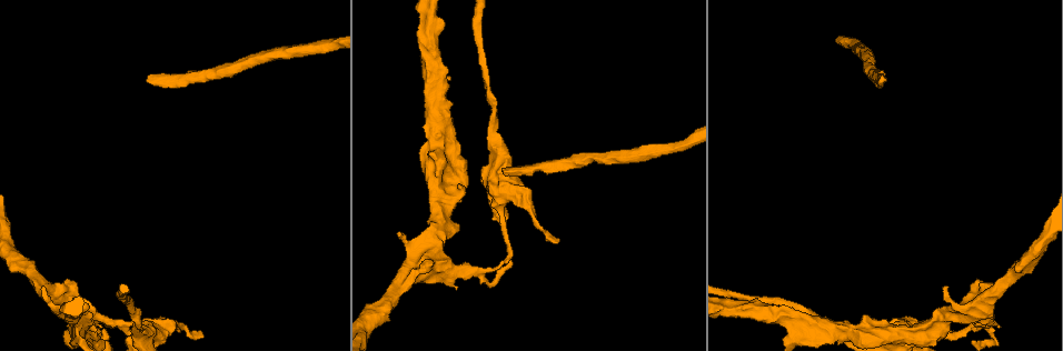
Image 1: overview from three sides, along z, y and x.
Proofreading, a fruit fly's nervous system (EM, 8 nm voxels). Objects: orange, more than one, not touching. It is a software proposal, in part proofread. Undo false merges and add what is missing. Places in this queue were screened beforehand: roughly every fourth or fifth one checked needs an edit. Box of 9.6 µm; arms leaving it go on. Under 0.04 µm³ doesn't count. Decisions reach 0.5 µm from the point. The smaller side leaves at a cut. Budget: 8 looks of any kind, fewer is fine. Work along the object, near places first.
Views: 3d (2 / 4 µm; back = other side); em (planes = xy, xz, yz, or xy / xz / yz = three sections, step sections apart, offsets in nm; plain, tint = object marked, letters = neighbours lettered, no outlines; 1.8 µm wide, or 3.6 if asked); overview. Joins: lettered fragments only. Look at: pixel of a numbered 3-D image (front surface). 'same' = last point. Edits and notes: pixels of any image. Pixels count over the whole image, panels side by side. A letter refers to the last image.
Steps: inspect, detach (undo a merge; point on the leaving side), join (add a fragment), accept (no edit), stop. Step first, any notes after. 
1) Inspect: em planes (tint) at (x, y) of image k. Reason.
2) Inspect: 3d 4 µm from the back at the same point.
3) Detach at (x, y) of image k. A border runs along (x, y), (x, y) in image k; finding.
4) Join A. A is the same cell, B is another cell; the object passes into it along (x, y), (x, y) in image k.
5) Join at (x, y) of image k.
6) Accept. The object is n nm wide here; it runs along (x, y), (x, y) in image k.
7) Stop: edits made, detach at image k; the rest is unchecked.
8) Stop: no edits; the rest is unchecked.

Inspect: em yz step 4 (tint) at (503, 171) of image 1. Long arm stops here.

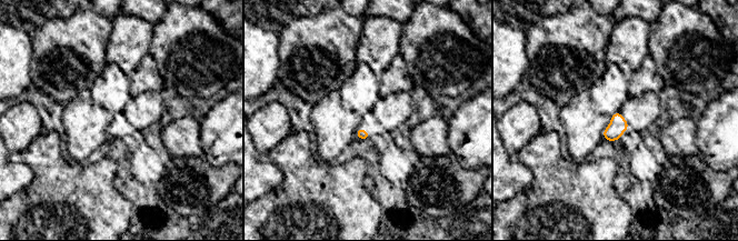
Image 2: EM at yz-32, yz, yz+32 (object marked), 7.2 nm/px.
Inspect: em planes (letters) at the same point.

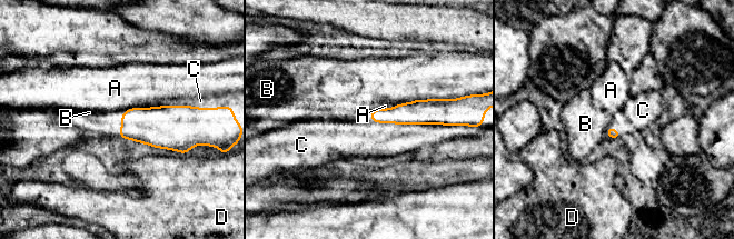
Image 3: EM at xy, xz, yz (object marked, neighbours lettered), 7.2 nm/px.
Join at (379, 139) of image 3. C is the same cell, A, B and D are other cells; the object passes into it along (436, 111), (409, 123), (379, 139) in image 3; the cell continues.

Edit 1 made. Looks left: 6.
Inspect: overview.

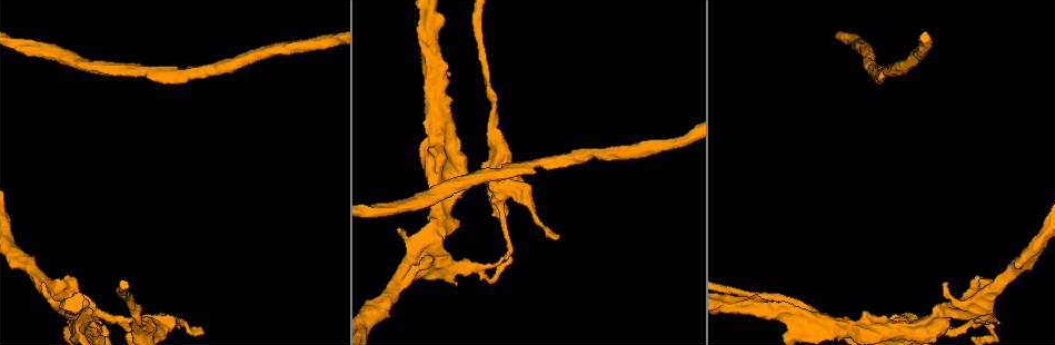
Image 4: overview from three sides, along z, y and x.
Inspect: em xz step 16 (tint) at (457, 284) of image 4. An open end.

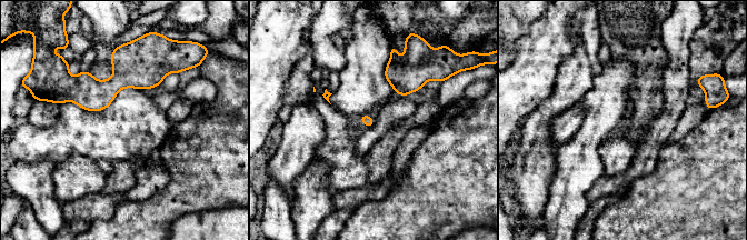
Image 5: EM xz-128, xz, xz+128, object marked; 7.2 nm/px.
Inspect: em planes (letters) at the same point. Another direction.

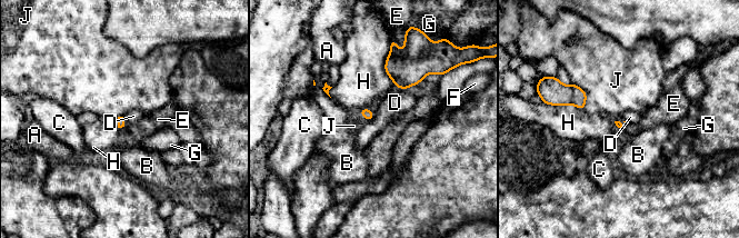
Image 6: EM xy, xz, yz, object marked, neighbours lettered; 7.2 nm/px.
Accept. A, B, C, D, E, F, G, H and J are other cells; no lettered fragment goes on from it.

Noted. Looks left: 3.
Inspect: 3d 4 µm at (504, 183) of image 4.

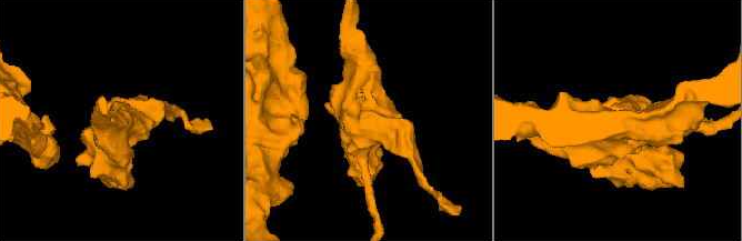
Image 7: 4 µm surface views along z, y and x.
Inspect: em 3.6 µm planes (tint) at (372, 123) of image 7. 4 arms meet here; now the EM.

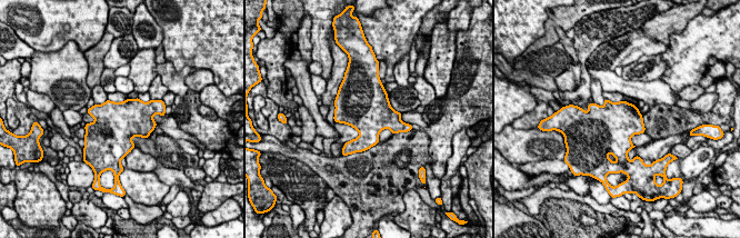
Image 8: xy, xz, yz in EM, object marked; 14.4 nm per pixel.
Inspect: em 3.6 µm planes (letters) at the same point.

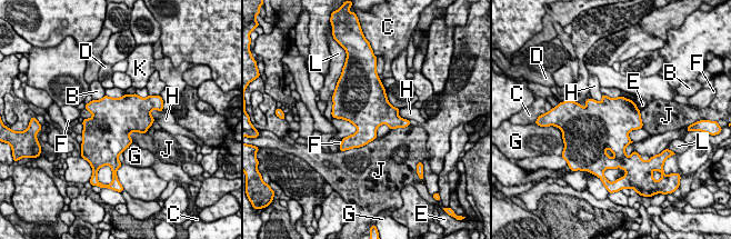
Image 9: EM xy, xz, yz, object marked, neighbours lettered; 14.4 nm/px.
Accept. B, C, D, E, F, G, H, J, K and L are other cells; a border runs along (602, 95), (600, 101), (591, 98) in image 9; continuous, no second cell.

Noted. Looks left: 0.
Stop: edits made, join at image 3; the rest is unchecked.

